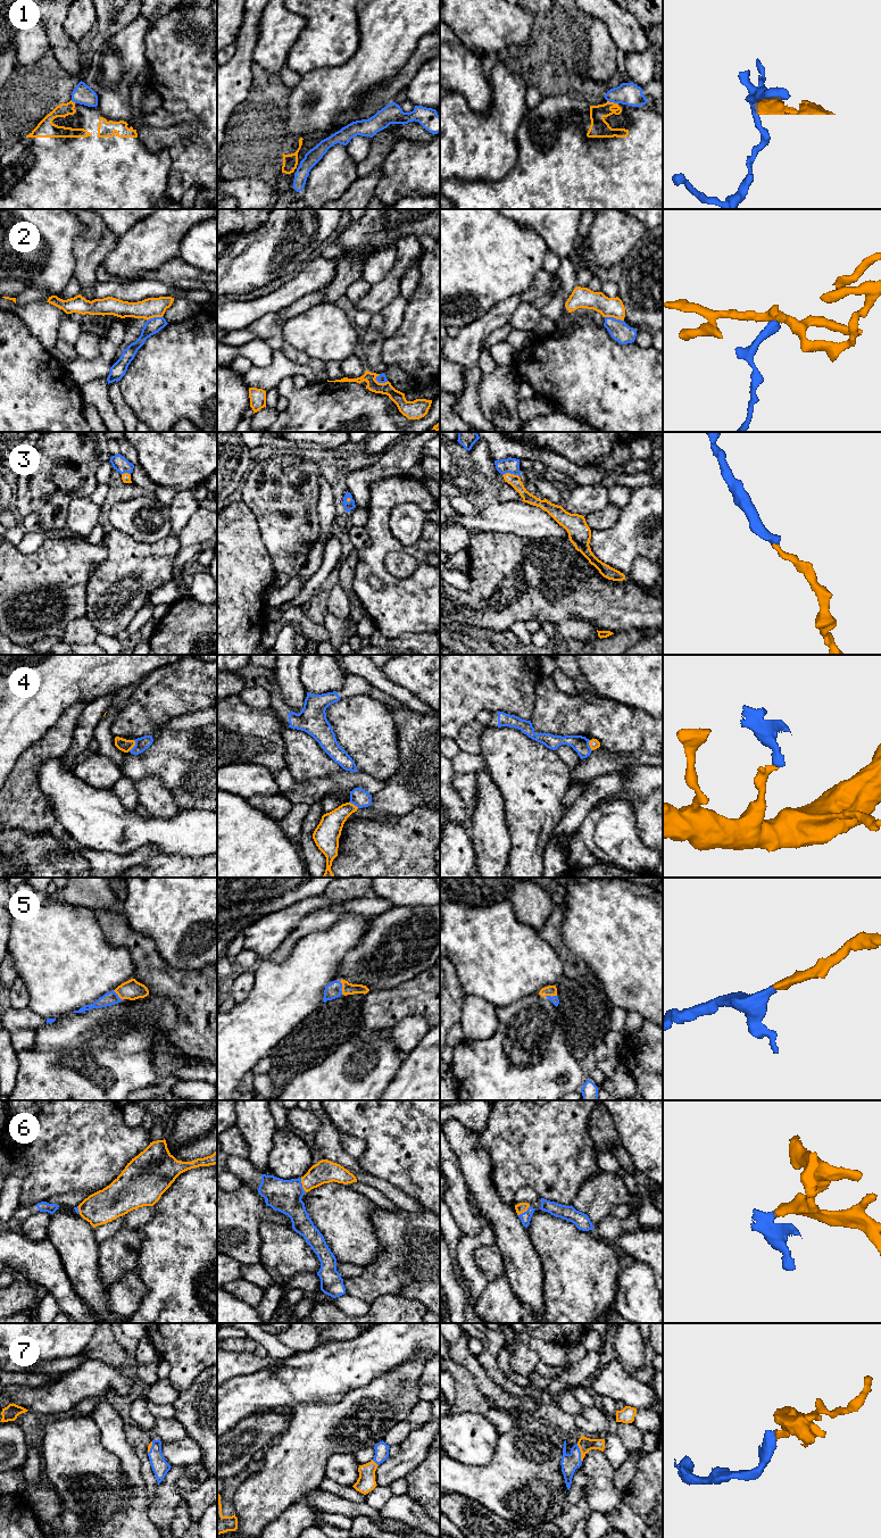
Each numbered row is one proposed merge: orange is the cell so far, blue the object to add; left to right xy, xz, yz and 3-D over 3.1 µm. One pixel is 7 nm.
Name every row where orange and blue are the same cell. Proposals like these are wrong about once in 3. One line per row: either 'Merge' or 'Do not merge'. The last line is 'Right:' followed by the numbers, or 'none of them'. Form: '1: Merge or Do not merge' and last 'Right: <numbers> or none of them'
1: Do not merge
2: Do not merge
3: Merge
4: Do not merge
5: Merge
6: Merge
7: Merge
Right: 3, 5, 6, 7

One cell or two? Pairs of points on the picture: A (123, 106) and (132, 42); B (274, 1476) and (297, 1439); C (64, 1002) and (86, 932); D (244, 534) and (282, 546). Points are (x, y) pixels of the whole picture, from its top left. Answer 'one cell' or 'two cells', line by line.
A: one cell
B: one cell
C: one cell
D: two cells

